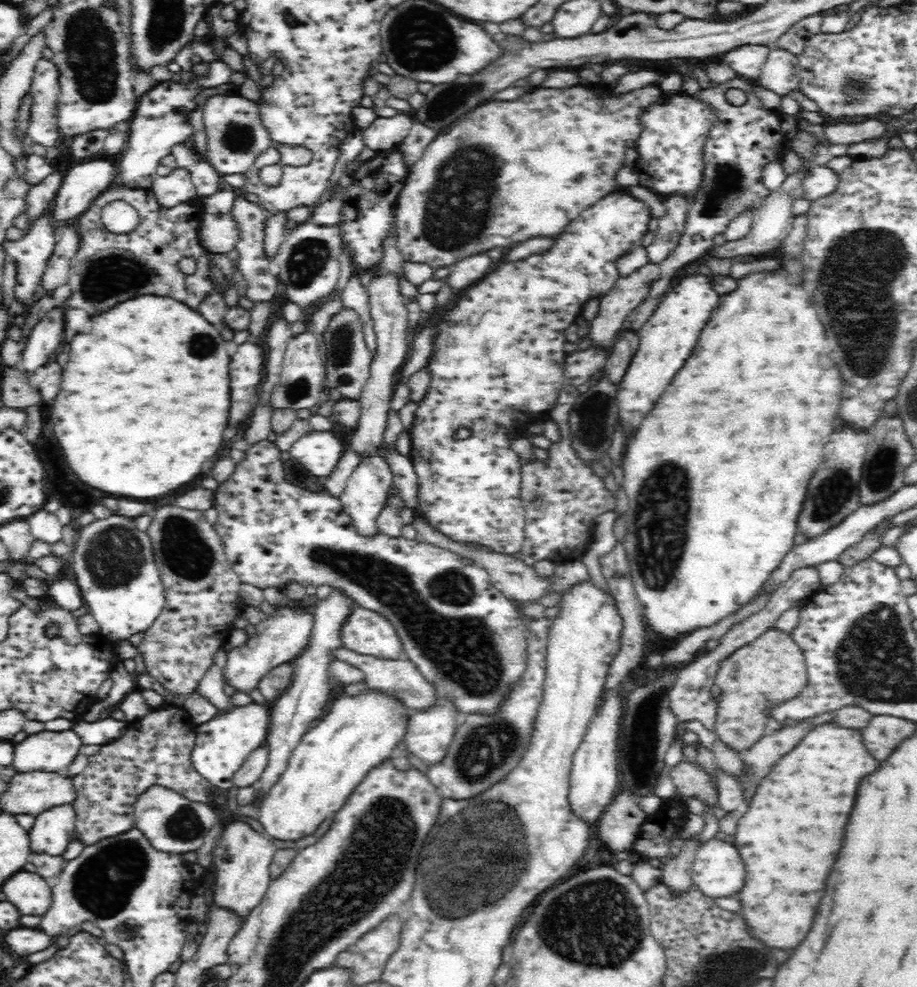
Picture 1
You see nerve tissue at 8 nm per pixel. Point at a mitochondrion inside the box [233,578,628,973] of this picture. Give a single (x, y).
(490, 841)

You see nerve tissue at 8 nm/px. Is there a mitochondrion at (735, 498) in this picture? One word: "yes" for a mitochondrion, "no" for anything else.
no

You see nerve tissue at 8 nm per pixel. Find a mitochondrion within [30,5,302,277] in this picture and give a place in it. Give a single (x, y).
(89, 47)

